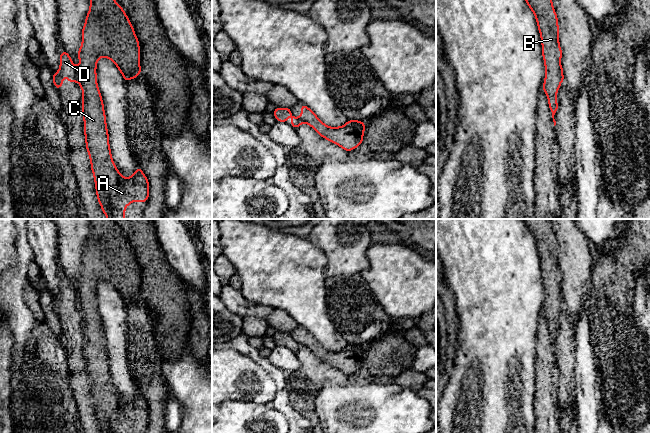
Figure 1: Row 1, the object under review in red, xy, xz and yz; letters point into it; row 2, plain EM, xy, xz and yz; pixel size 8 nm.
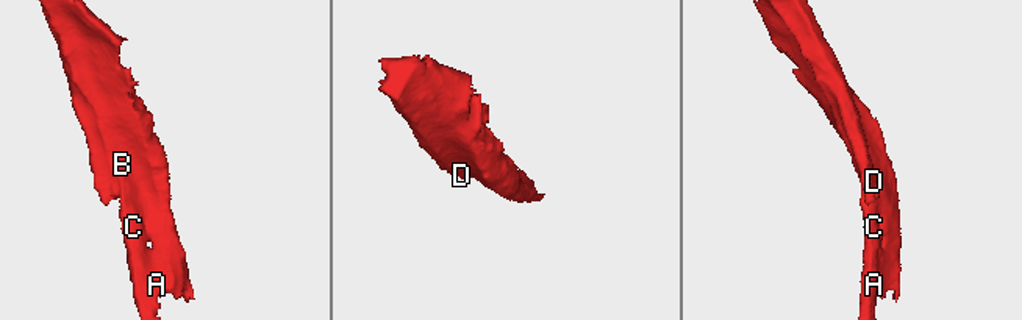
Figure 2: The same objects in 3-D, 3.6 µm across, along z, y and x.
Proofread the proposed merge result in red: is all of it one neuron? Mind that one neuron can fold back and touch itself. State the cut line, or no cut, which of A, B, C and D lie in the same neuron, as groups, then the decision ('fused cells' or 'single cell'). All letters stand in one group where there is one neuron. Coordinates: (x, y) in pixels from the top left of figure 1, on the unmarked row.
xy (76, 292), (79, 304) | A B C / D | fused cells

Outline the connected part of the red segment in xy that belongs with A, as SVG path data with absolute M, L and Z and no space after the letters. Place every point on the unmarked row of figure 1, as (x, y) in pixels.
M90 219L90 233L82 253L82 269L78 274L81 288L77 291L77 300L83 316L82 336L86 372L91 385L97 423L102 433L125 433L132 425L147 426L149 421L149 407L140 391L137 390L136 396L130 402L125 402L112 384L104 329L96 300L97 285L100 281L111 283L125 305L139 300L139 268L130 244L115 223L111 219Z

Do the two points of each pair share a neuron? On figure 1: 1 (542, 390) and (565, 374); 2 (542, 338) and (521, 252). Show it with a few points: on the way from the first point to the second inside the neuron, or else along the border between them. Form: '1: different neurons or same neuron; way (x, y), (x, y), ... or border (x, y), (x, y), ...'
1: different neurons; border (554, 355), (559, 372), (559, 402)
2: different neurons; border (542, 310), (539, 316), (536, 347)

